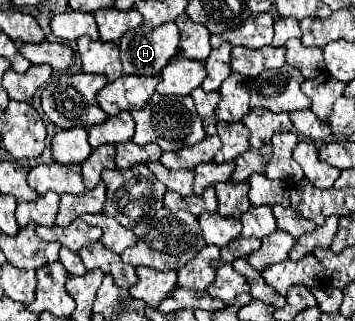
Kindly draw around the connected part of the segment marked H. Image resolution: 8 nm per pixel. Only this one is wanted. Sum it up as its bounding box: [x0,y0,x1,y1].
[120,23,178,75]

